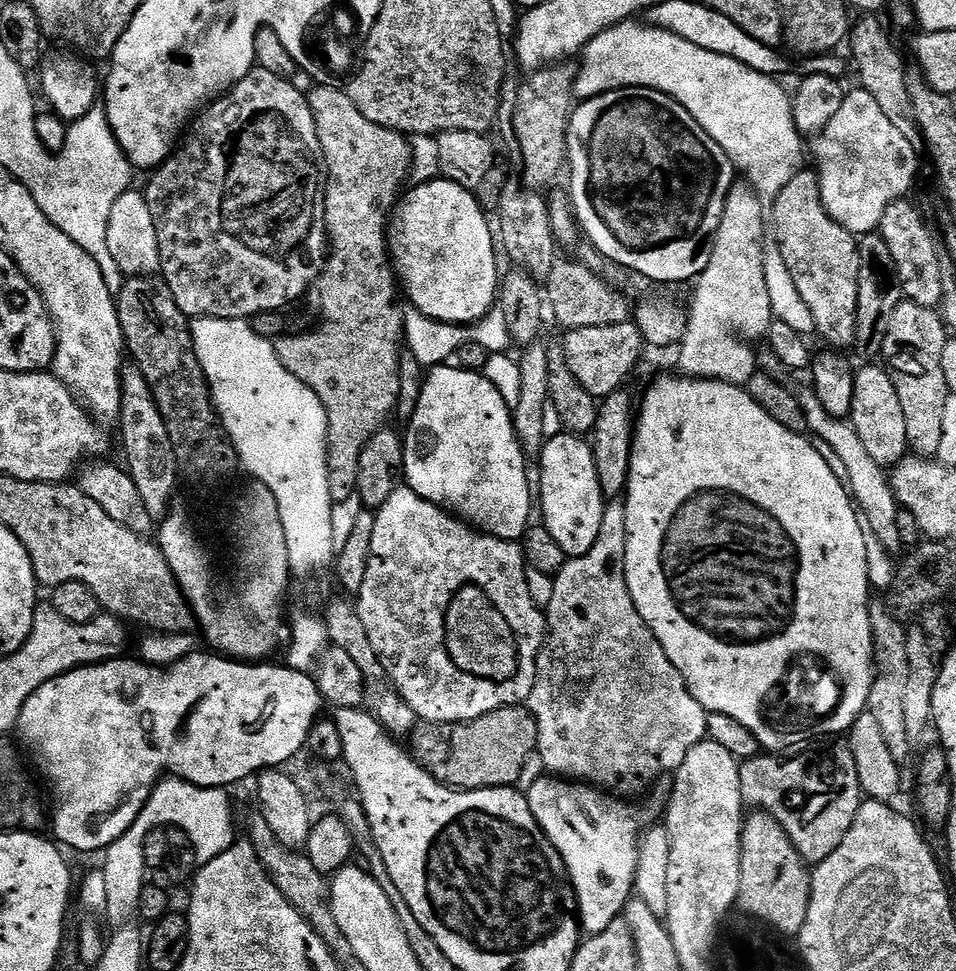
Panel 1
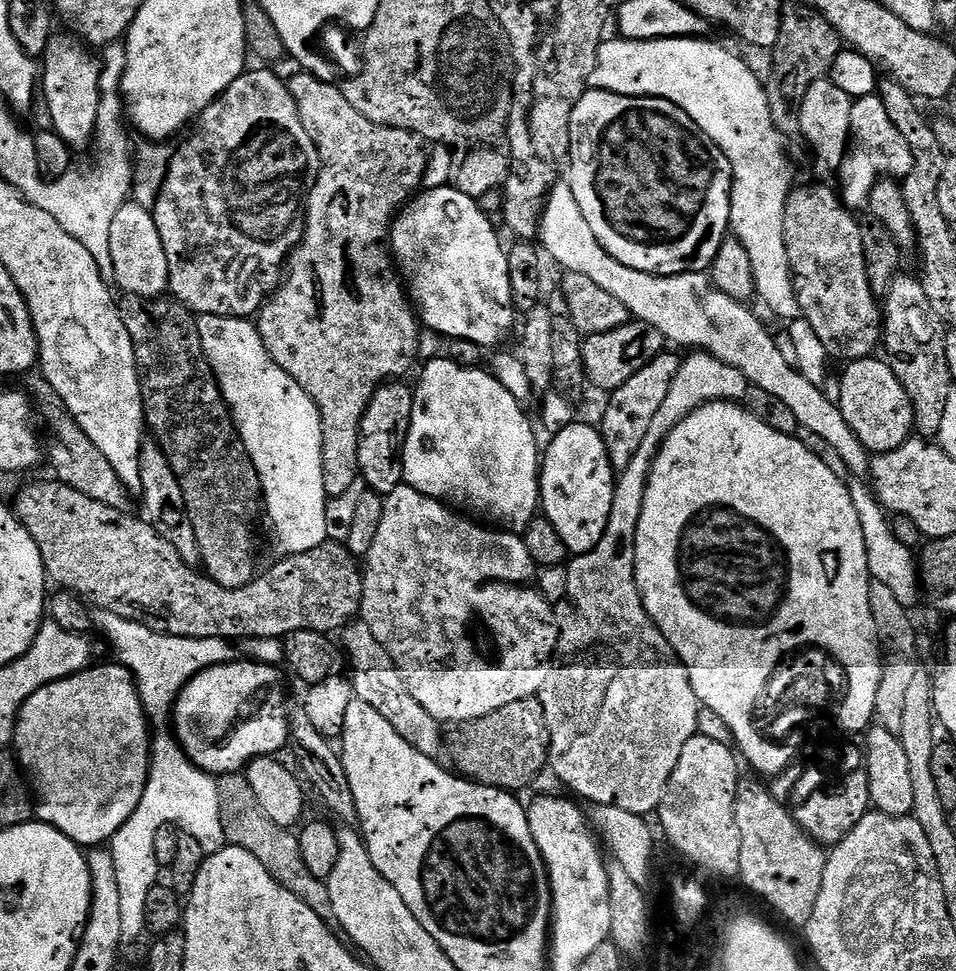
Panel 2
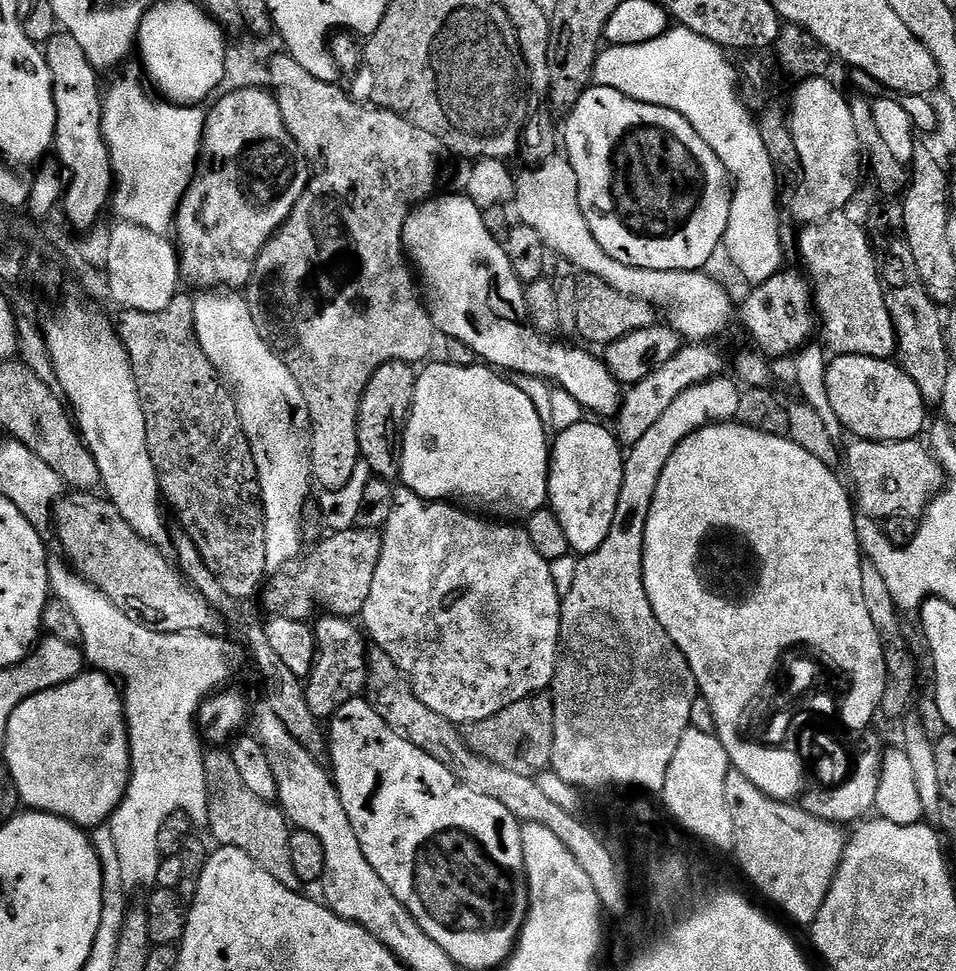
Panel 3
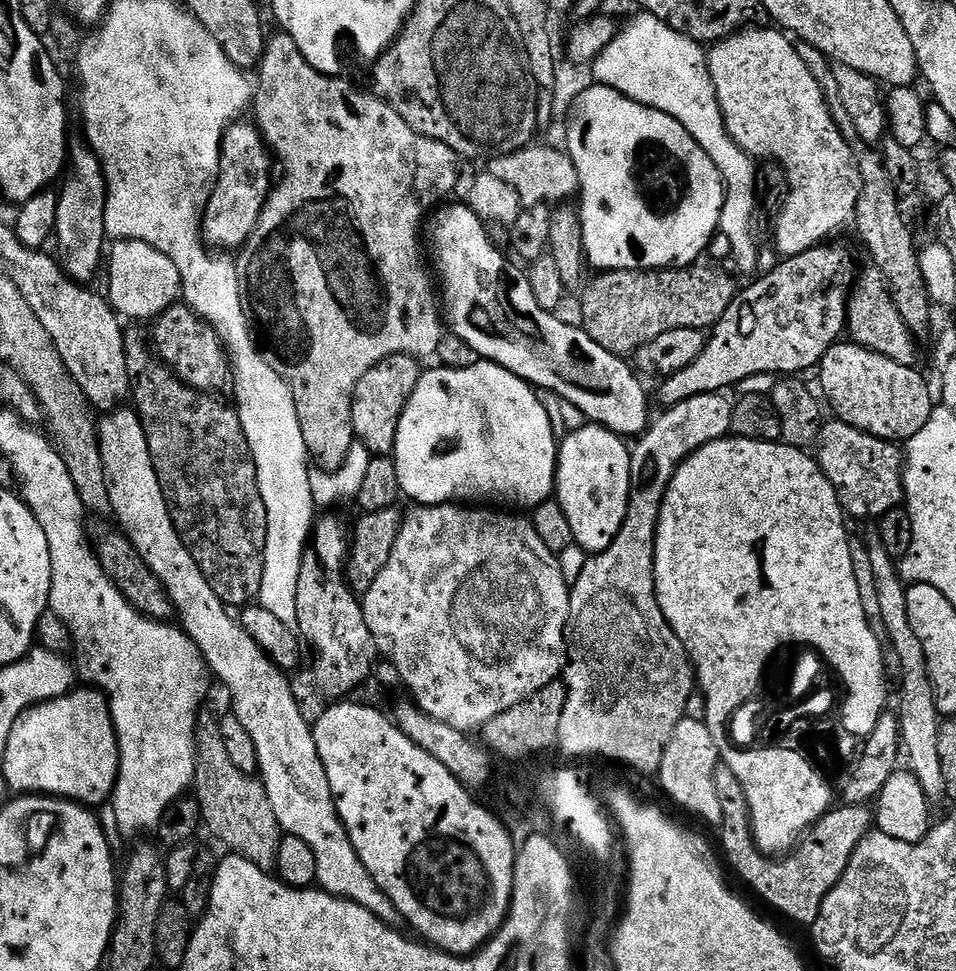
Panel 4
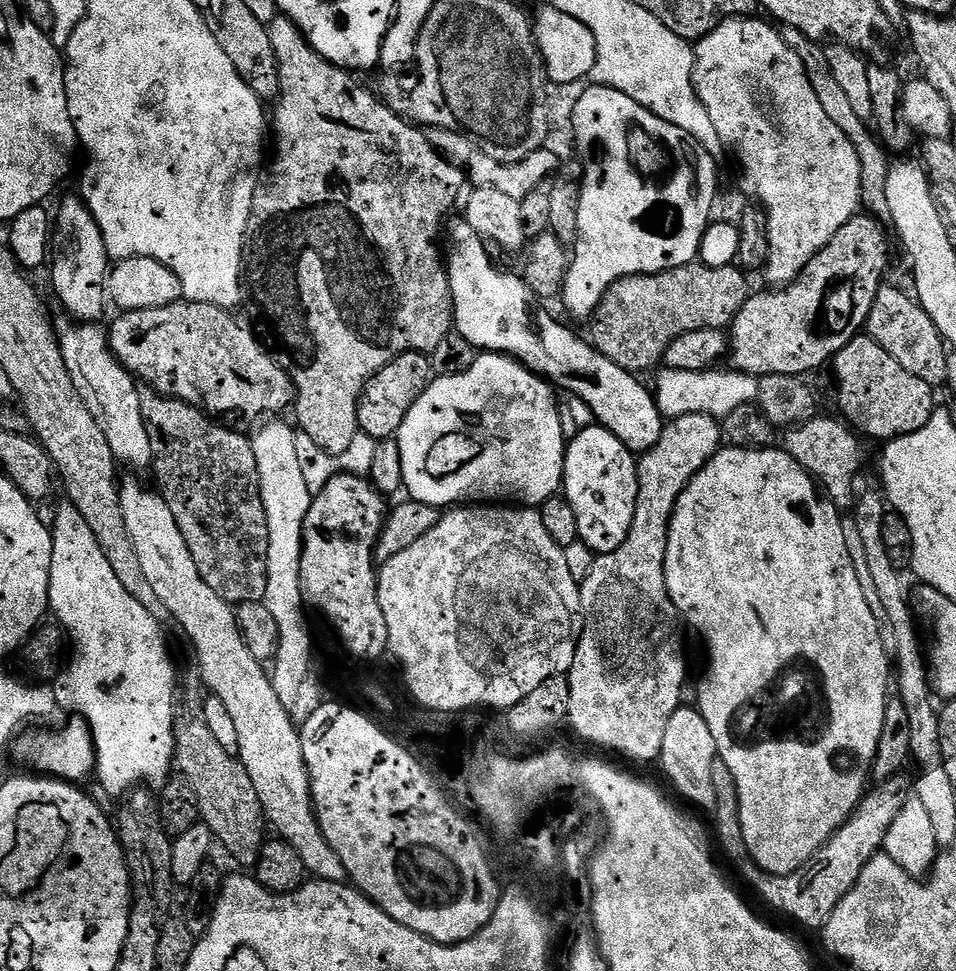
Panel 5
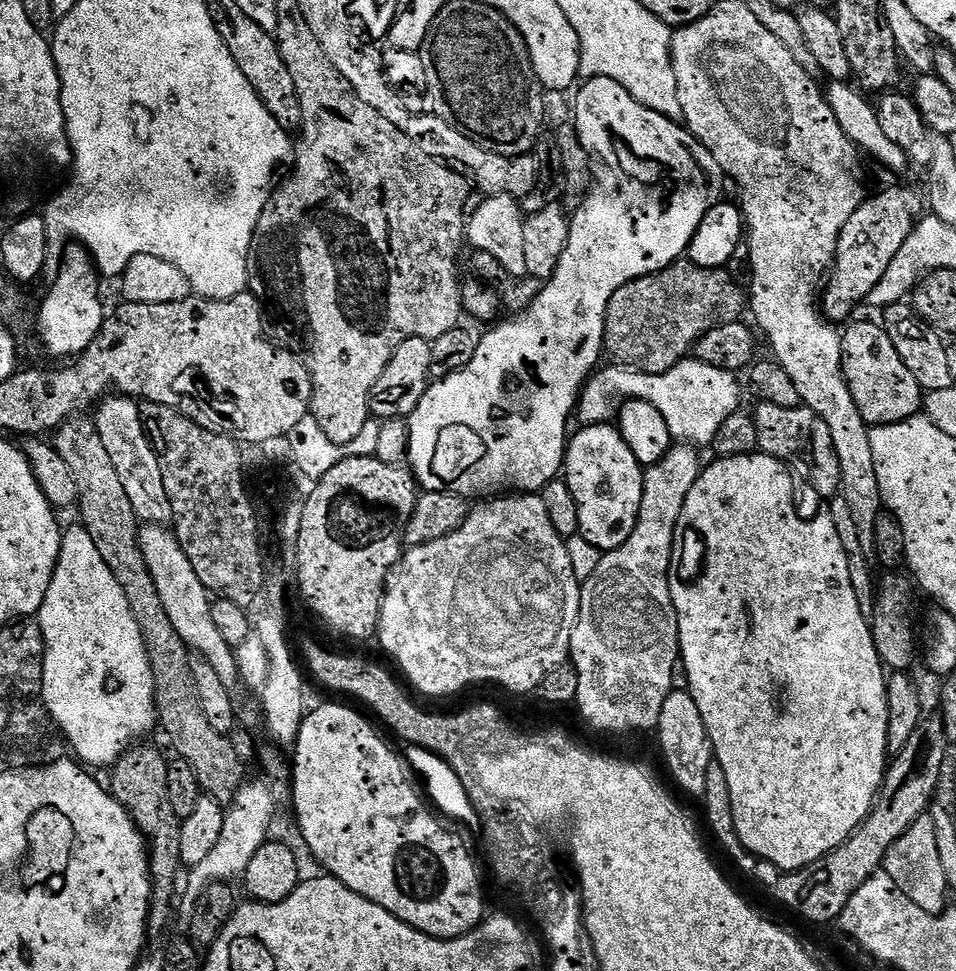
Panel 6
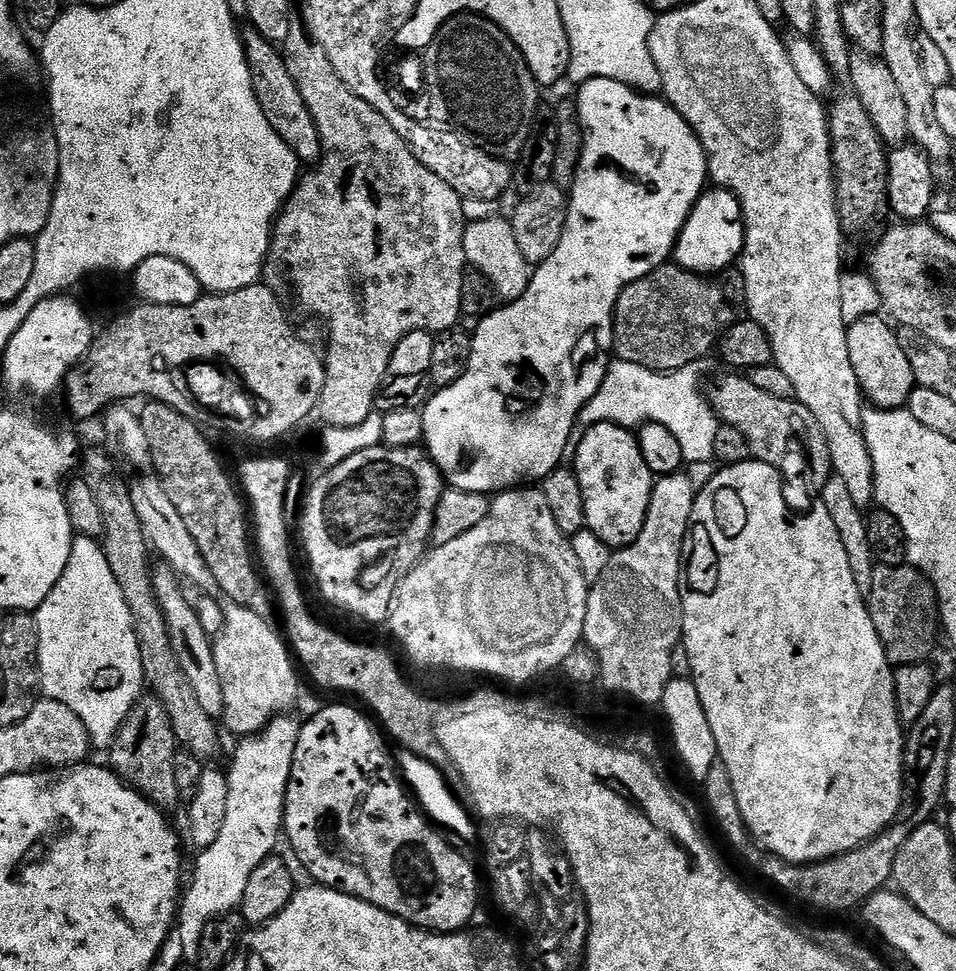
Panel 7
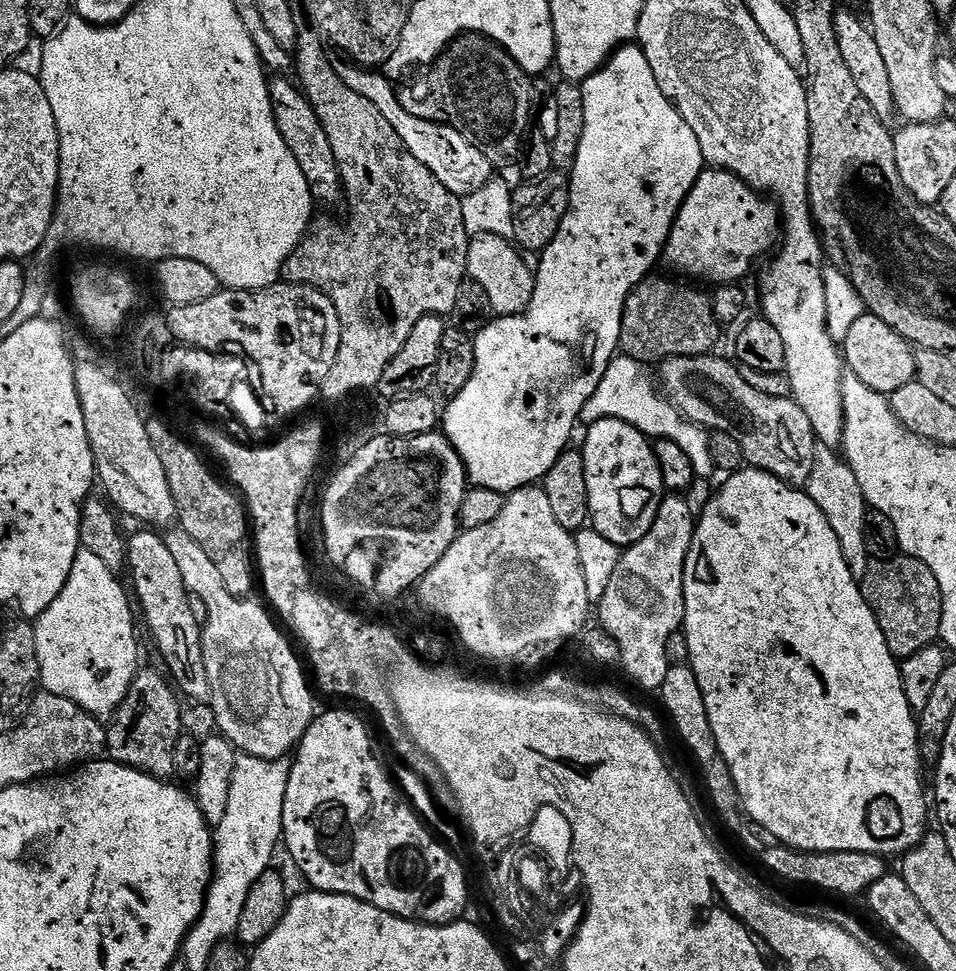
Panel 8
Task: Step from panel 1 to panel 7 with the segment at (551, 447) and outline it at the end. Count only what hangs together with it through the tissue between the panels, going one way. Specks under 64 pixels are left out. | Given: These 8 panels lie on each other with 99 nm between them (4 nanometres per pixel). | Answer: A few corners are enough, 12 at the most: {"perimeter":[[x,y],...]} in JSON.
{"perimeter":[[593,424],[575,445],[587,531],[642,534],[654,483],[639,439]]}

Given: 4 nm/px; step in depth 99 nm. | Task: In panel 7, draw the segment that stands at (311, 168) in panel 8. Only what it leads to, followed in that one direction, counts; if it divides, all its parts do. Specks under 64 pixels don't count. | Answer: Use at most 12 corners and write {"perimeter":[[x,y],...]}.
{"perimeter":[[243,29],[254,94],[301,165],[326,144],[281,49]]}

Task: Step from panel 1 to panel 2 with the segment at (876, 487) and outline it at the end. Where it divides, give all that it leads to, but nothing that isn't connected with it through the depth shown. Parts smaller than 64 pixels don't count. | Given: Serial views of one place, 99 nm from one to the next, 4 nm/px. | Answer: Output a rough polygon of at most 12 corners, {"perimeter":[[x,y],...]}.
{"perimeter":[[567,182],[538,240],[669,345],[709,352],[774,394],[853,477],[870,453],[839,403],[705,273],[622,266]]}

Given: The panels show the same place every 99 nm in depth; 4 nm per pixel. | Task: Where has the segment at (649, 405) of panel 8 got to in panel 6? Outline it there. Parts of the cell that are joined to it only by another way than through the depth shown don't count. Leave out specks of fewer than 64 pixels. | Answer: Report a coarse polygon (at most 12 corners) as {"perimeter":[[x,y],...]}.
{"perimeter":[[681,360],[666,374],[601,367],[580,389],[584,426],[650,402],[673,441],[711,445],[742,408],[737,373]]}

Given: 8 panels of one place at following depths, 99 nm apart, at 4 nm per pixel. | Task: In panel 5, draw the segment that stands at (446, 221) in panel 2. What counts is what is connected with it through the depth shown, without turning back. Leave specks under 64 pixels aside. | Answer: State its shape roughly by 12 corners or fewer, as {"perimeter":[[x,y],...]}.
{"perimeter":[[467,220],[446,228],[454,328],[590,406],[634,454],[666,420],[643,379],[559,324]]}

